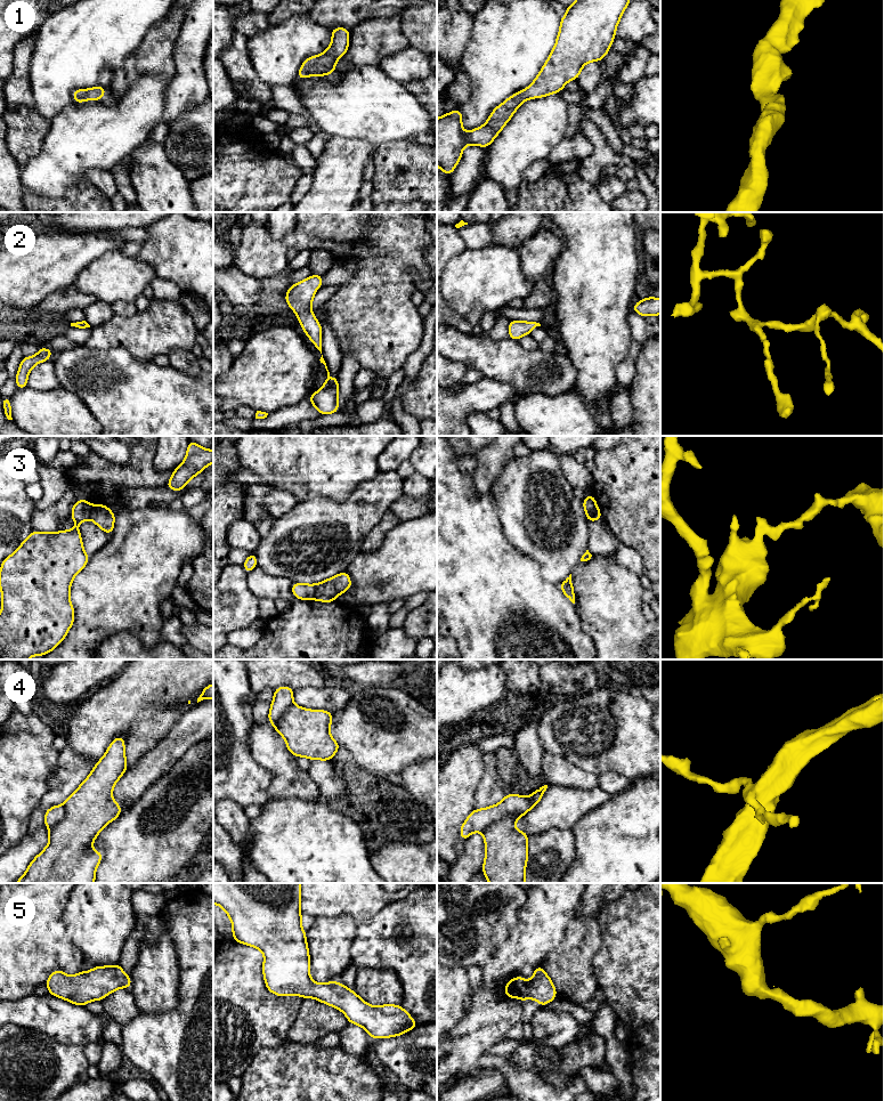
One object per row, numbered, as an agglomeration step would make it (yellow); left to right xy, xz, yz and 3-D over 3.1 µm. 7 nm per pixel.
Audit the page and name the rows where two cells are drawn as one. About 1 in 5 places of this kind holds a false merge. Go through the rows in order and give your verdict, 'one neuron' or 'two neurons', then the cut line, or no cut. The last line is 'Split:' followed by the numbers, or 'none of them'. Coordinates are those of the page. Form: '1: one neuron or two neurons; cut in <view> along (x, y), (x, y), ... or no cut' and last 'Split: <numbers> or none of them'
1: one neuron; no cut
2: two neurons; cut in xz along (308, 309), (295, 313)
3: two neurons; cut in xz along (316, 585), (313, 598)
4: one neuron; no cut
5: one neuron; no cut
Split: 2, 3

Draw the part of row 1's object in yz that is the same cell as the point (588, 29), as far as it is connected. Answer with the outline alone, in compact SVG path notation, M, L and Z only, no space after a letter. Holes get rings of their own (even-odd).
M576 0L571 6L568 6L563 18L560 19L560 31L554 48L528 88L510 96L493 110L484 126L471 131L463 131L462 113L459 107L437 119L437 167L440 167L446 176L451 175L460 162L465 145L479 145L487 148L525 100L561 91L568 81L577 80L586 63L600 62L609 51L615 39L616 27L631 1Z

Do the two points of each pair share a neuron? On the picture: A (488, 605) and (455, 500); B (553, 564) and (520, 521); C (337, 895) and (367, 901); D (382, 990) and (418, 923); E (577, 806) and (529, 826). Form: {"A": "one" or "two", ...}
{"A": "one", "B": "one", "C": "one", "D": "two", "E": "one"}

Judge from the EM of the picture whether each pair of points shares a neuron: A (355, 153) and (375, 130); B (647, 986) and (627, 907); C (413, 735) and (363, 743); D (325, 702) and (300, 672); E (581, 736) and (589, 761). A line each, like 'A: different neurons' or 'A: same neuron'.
A: different neurons
B: same neuron
C: same neuron
D: different neurons
E: same neuron

